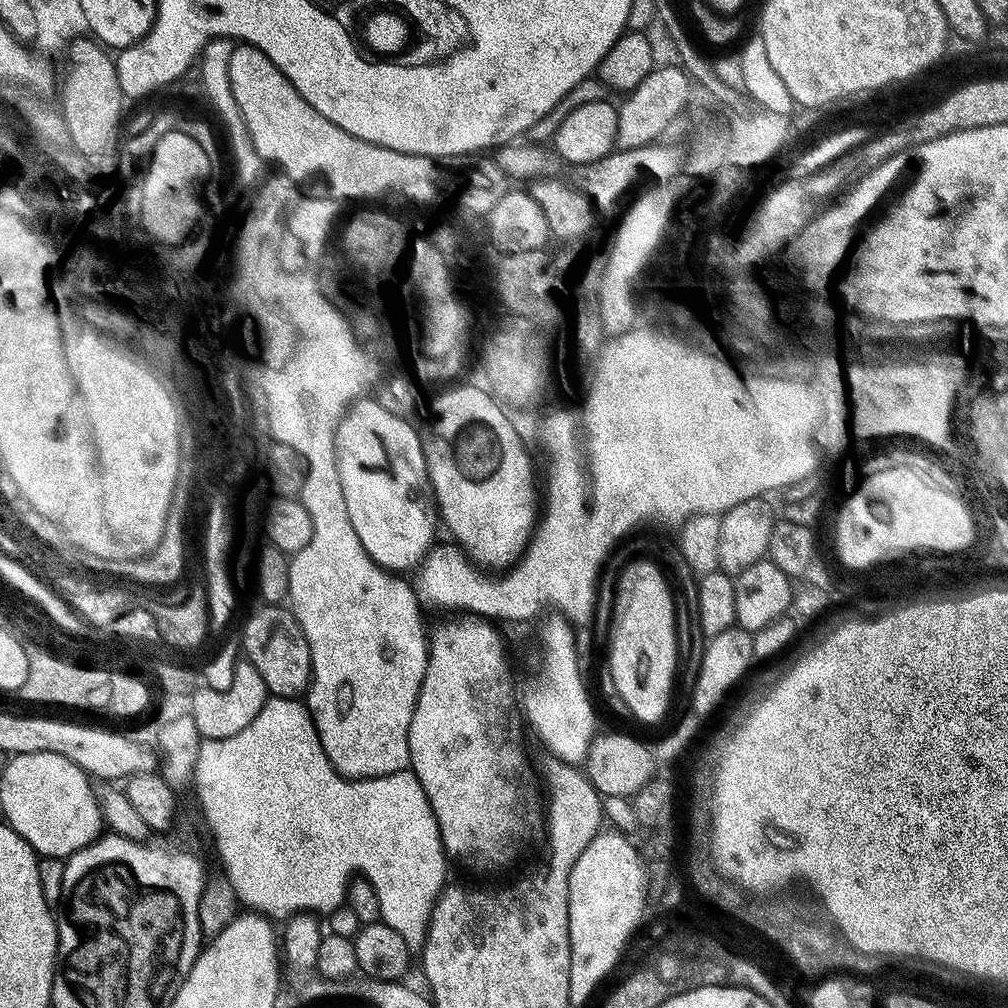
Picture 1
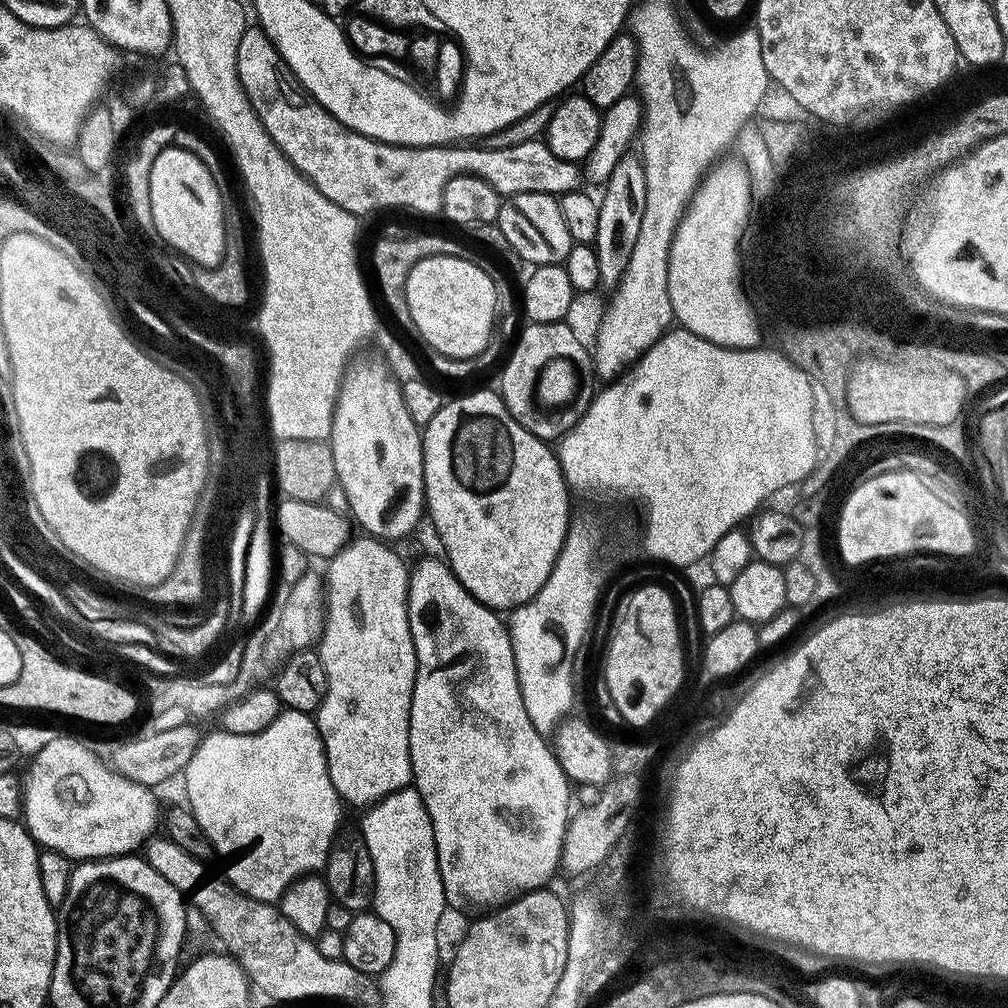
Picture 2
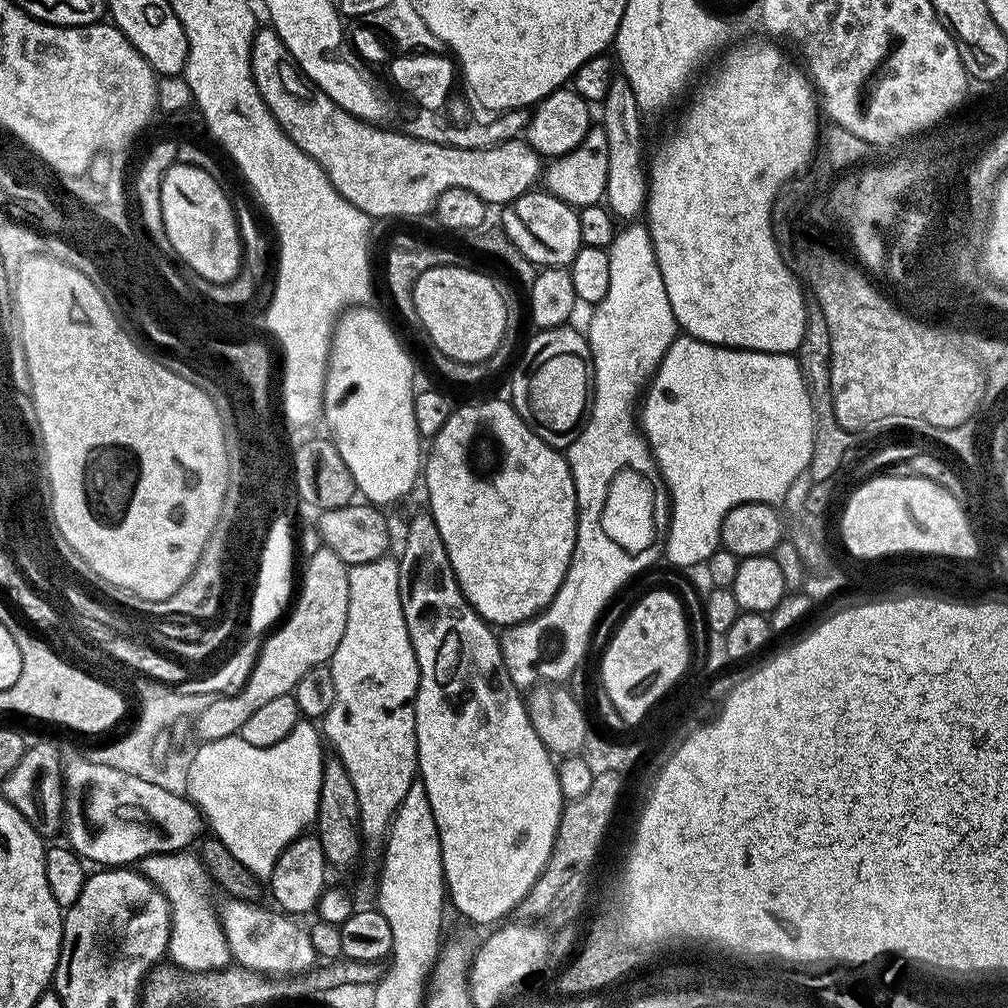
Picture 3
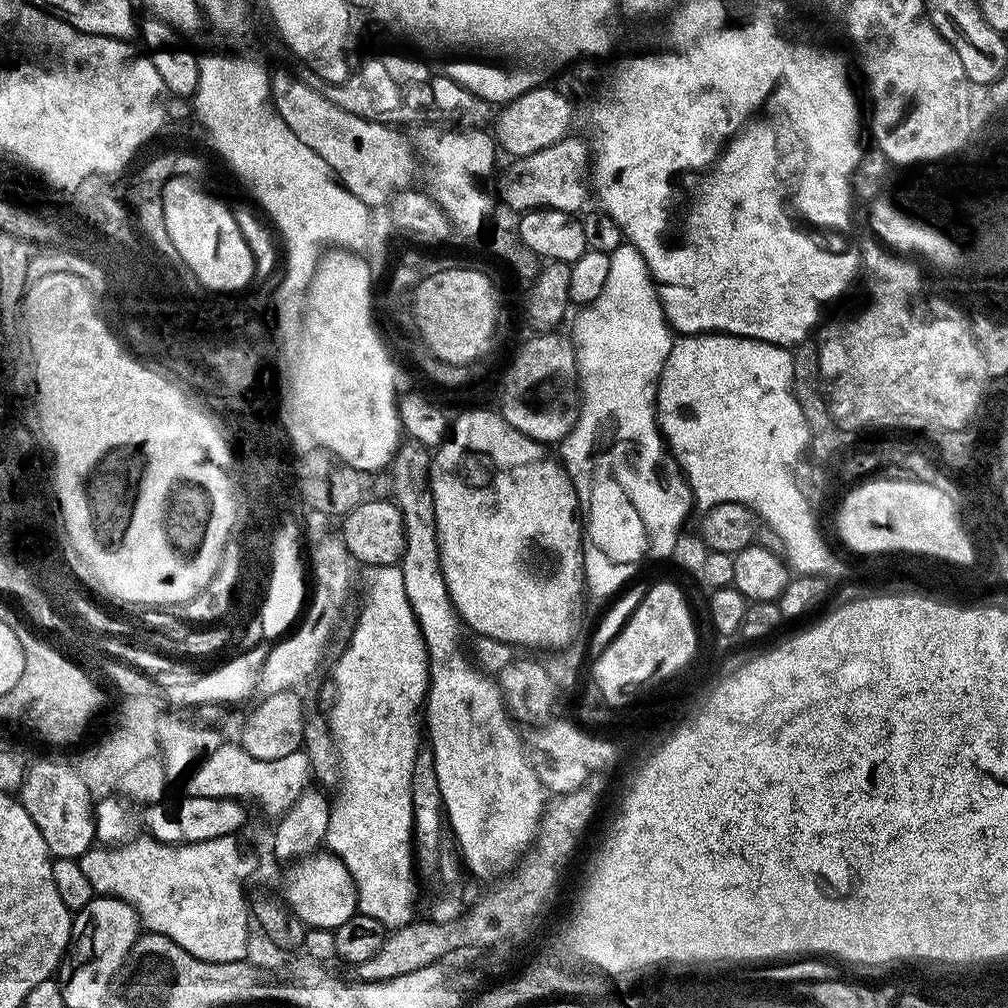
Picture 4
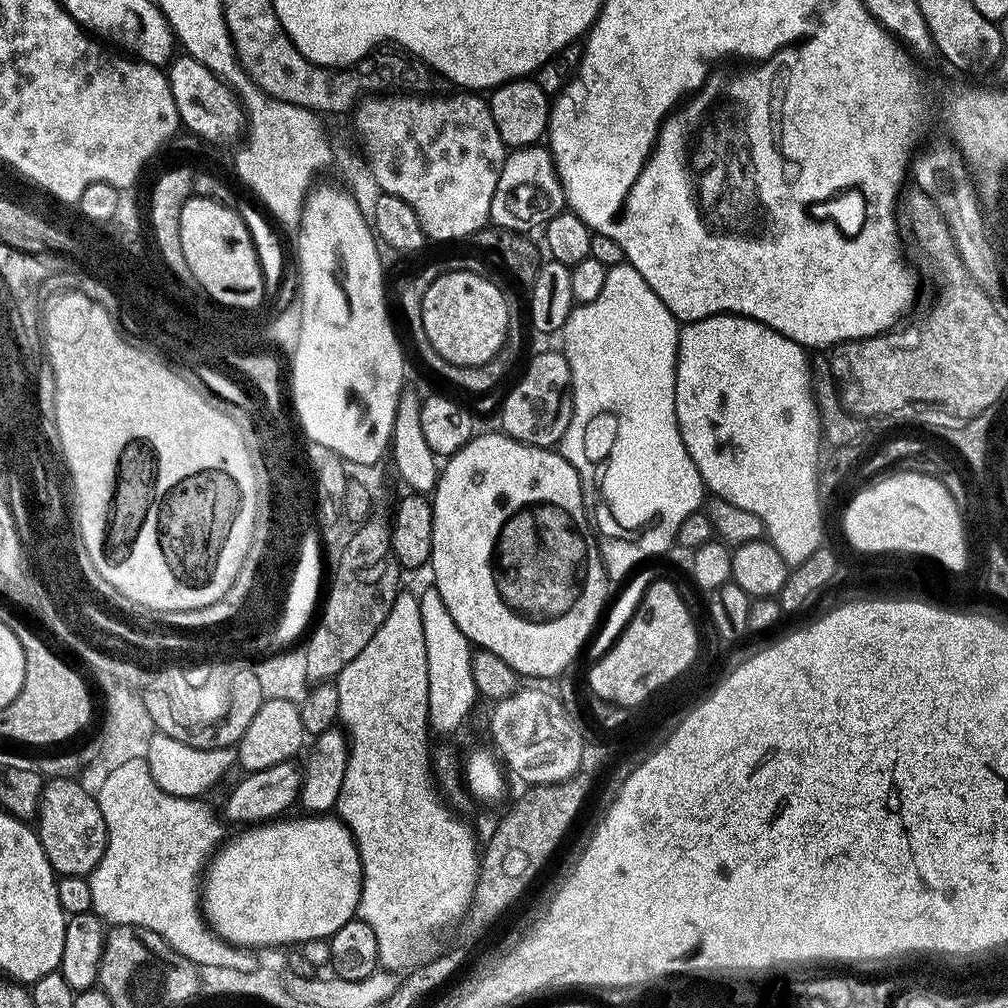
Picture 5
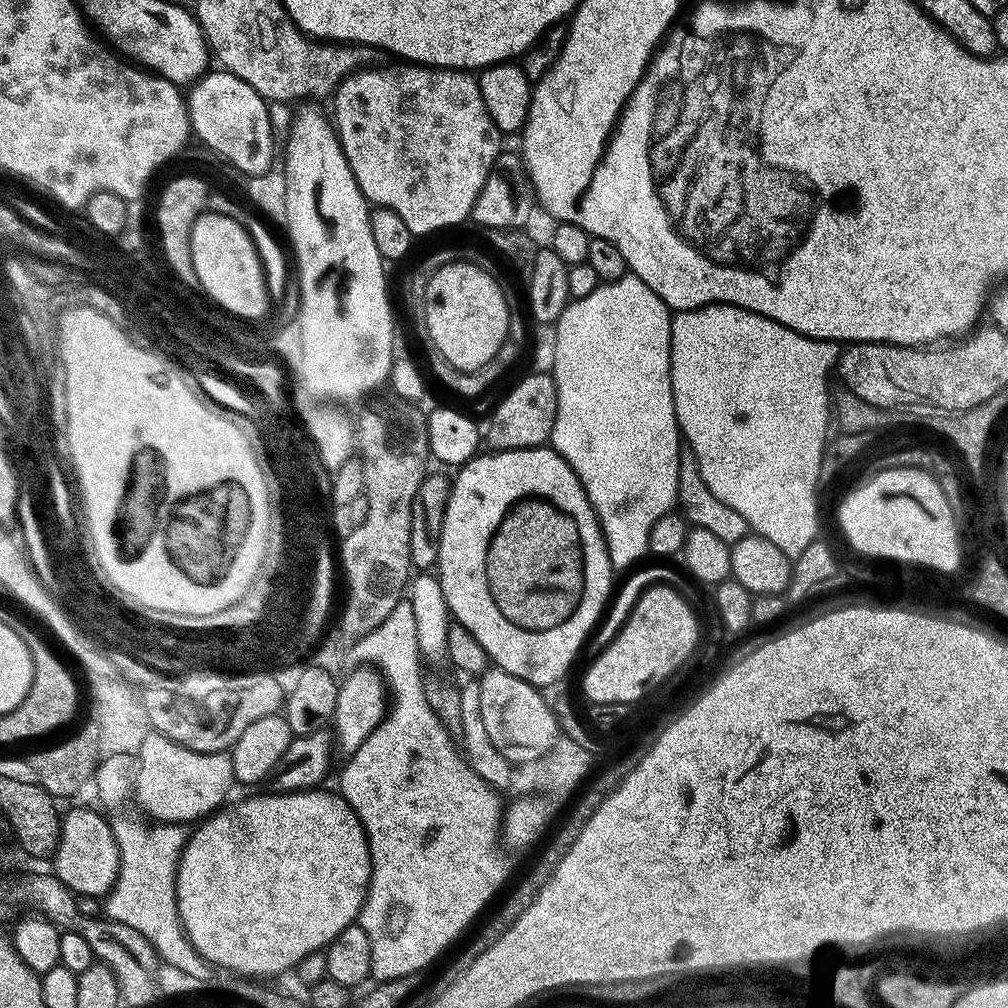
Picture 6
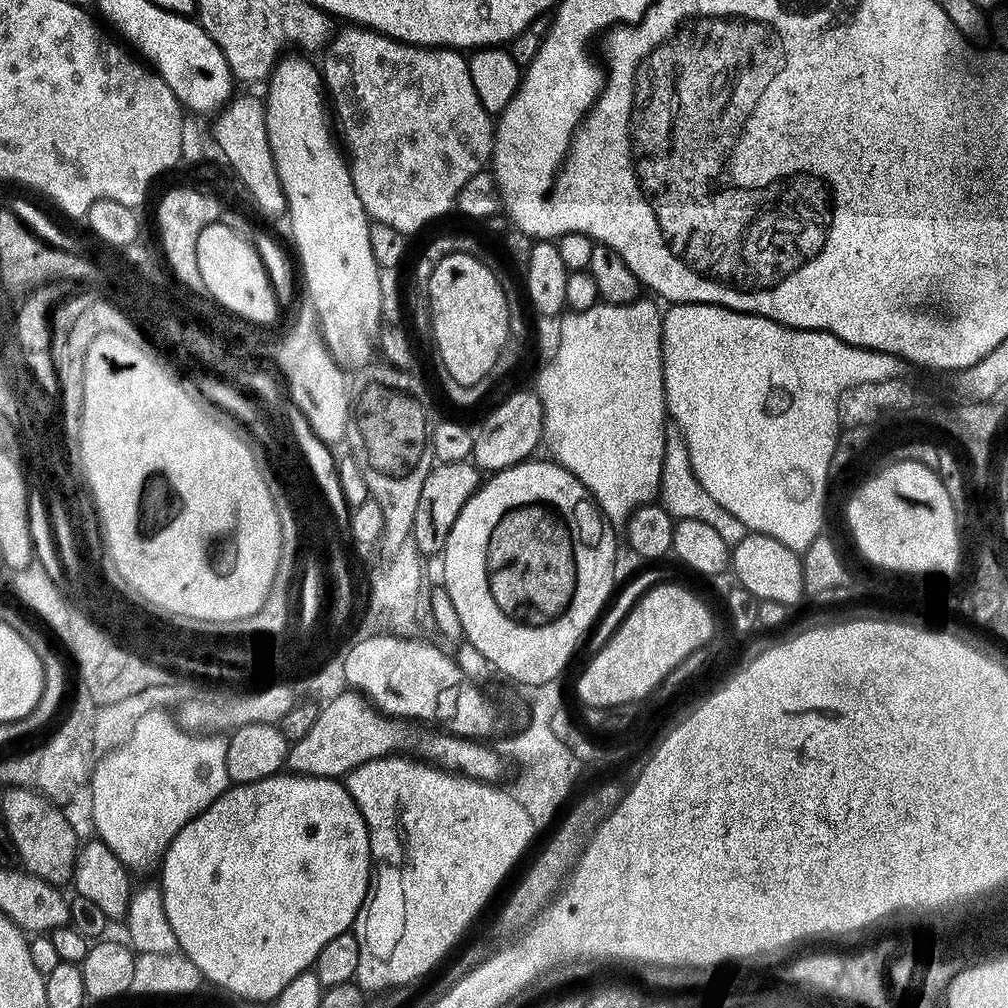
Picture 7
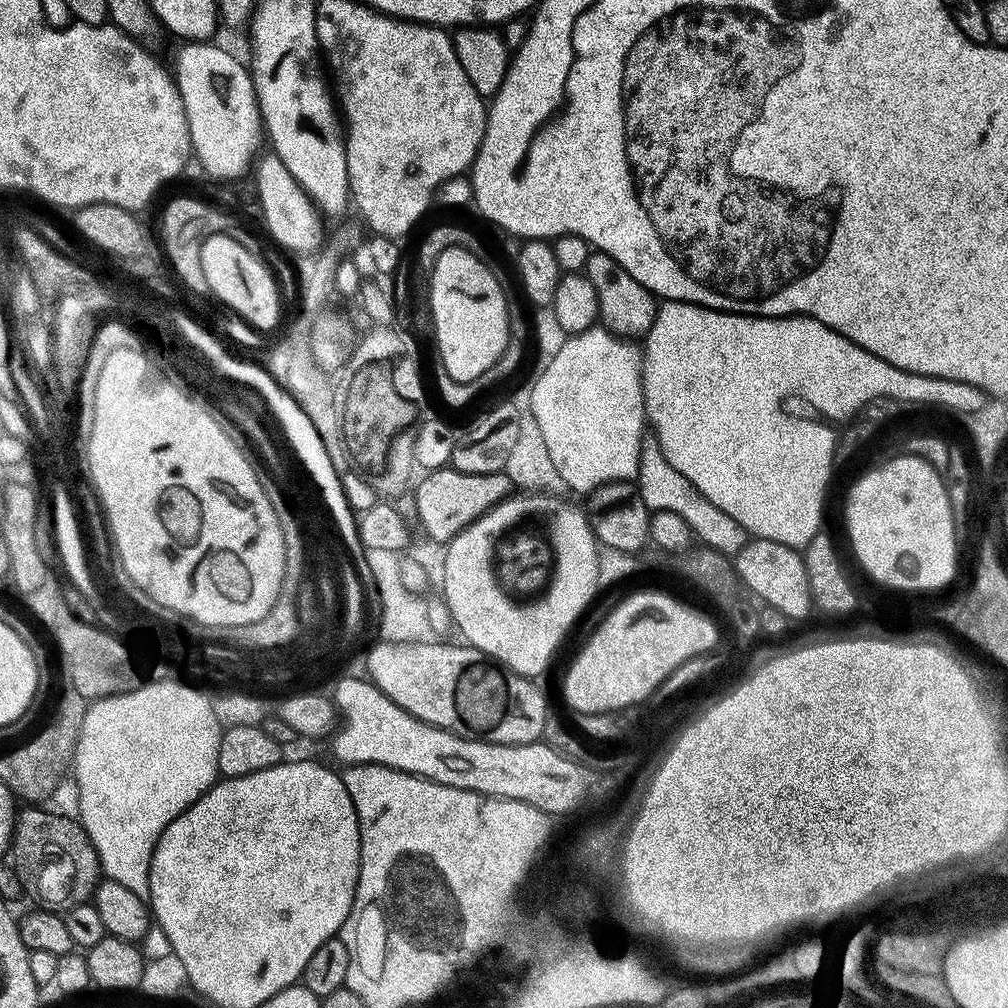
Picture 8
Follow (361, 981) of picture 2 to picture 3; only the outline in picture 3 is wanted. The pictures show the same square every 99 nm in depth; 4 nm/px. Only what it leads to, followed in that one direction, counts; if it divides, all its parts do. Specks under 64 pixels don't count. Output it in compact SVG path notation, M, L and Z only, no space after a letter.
M231 897L224 900L222 906L219 905L218 915L237 965L273 978L303 975L317 965L318 957L308 931L300 928L295 919L278 910L268 910L259 903Z

